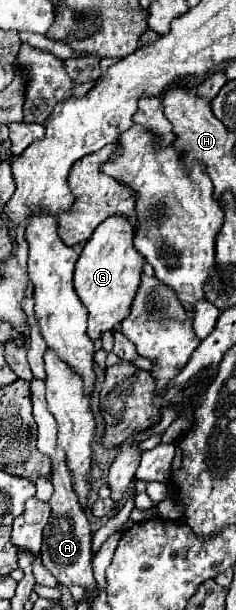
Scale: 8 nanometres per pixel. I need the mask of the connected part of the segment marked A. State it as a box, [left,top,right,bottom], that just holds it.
[30,380,100,592]

